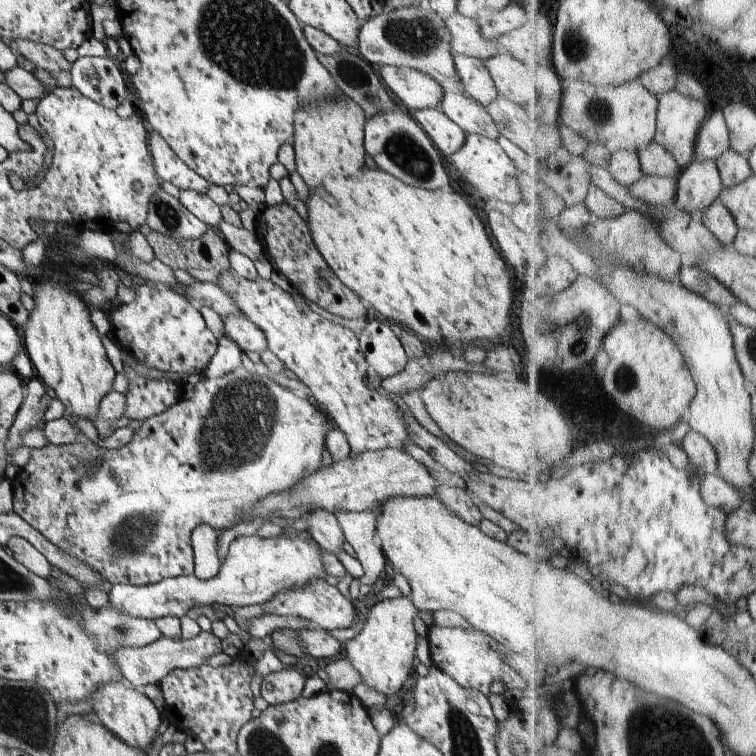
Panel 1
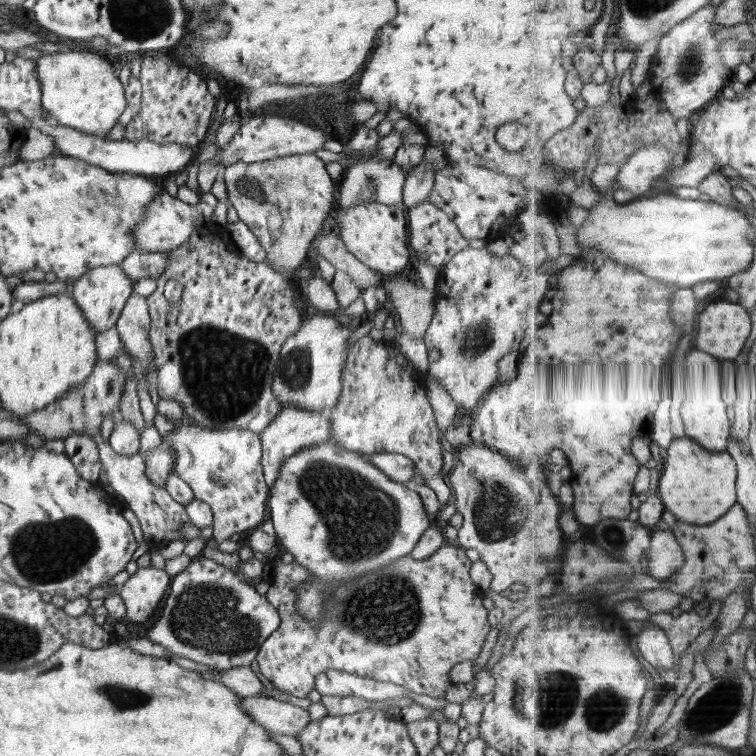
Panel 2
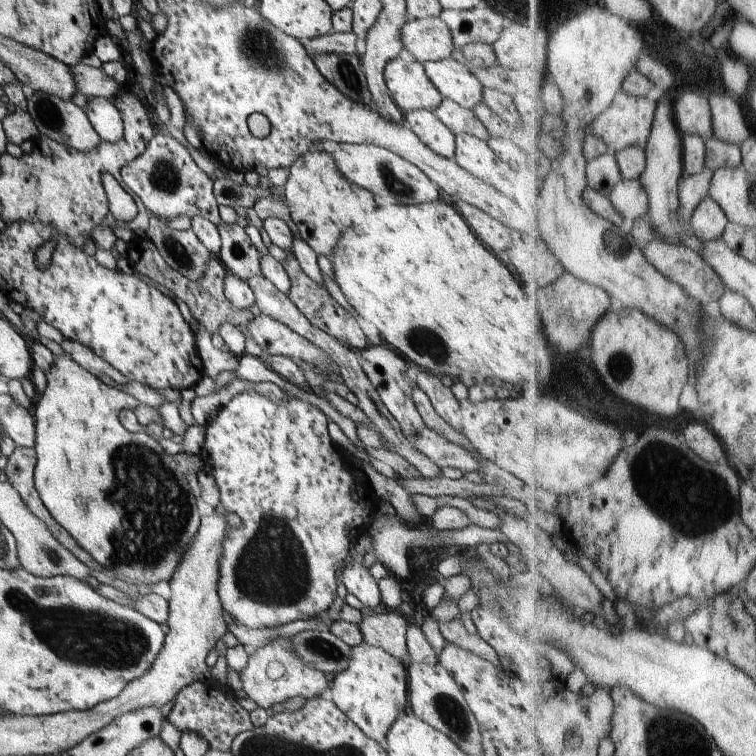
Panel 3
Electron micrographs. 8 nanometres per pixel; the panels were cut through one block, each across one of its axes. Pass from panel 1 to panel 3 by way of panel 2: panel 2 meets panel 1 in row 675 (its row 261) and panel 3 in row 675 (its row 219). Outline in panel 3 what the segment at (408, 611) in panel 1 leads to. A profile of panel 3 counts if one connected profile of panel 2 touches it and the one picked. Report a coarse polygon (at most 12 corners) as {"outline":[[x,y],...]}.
{"outline":[[362,641],[331,677],[334,704],[386,749],[407,667]]}

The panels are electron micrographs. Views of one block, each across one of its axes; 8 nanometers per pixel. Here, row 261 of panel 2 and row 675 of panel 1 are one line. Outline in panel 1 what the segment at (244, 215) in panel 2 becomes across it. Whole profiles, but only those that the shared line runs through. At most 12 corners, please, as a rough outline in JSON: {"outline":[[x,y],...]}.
{"outline":[[285,666],[261,683],[269,705],[298,699],[308,676]]}

